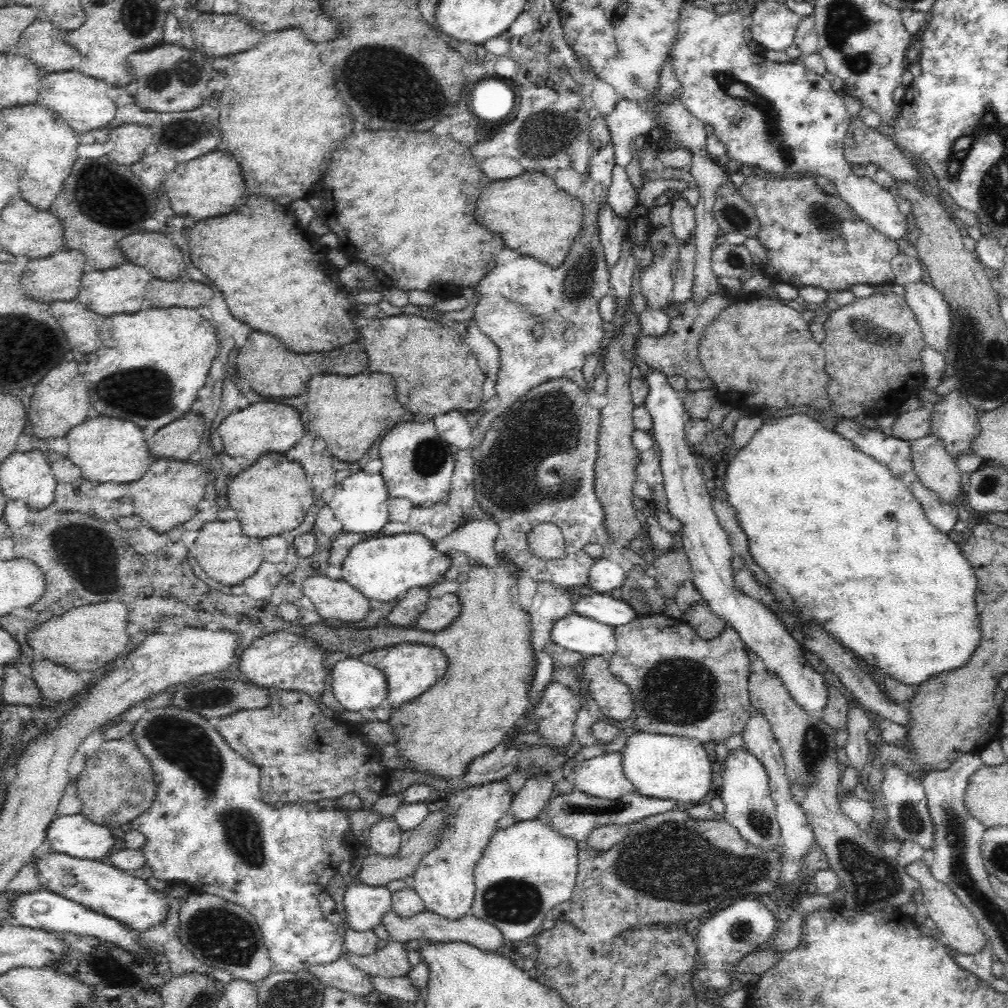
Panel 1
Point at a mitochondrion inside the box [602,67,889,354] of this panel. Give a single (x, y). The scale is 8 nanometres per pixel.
(824, 217)

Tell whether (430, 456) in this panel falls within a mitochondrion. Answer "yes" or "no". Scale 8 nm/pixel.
yes

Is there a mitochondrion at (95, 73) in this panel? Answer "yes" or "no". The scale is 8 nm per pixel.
no

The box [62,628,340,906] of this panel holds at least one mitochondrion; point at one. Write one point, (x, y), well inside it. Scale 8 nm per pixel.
(188, 747)

